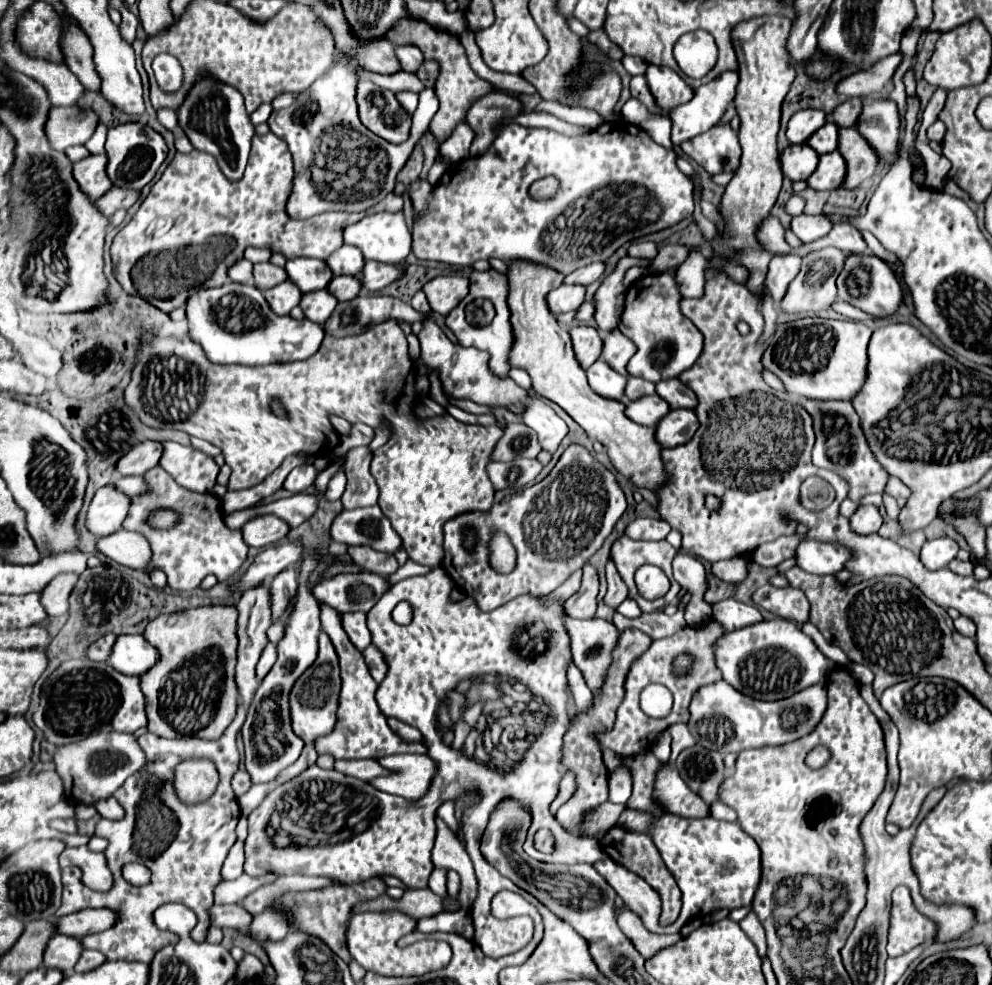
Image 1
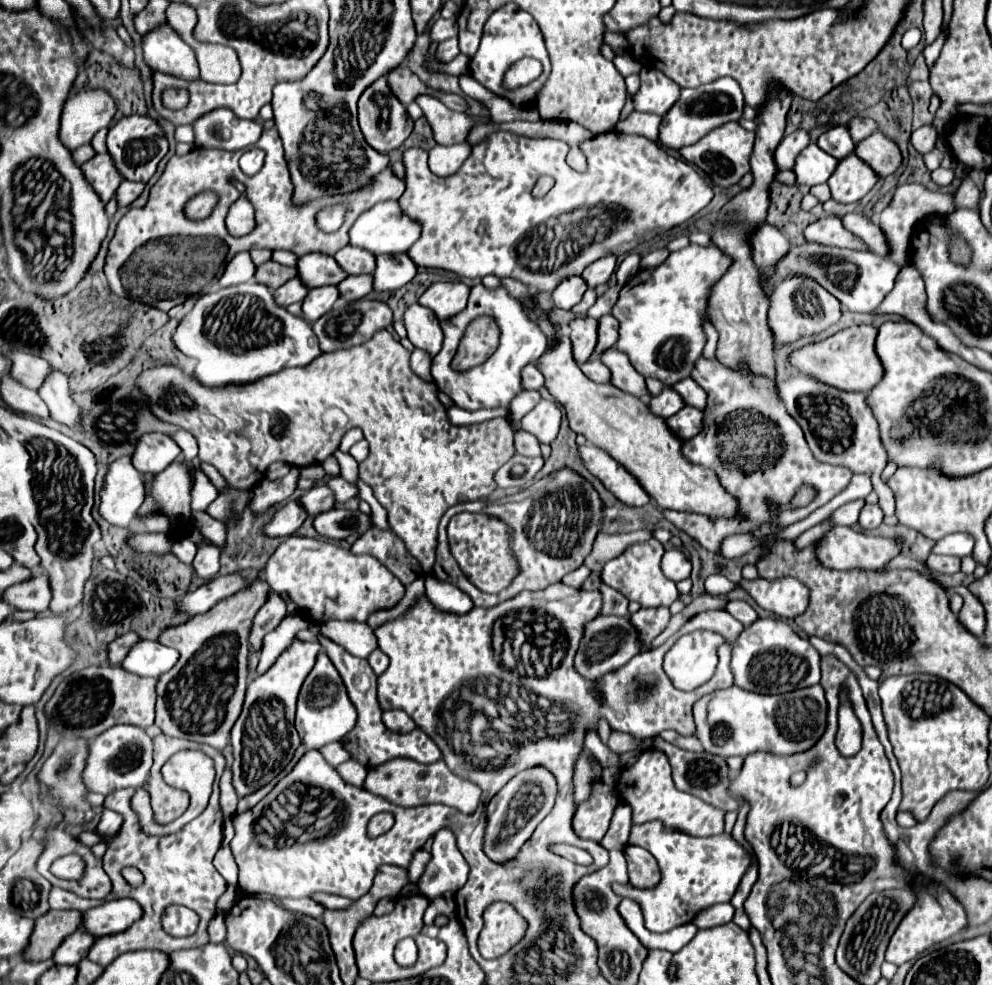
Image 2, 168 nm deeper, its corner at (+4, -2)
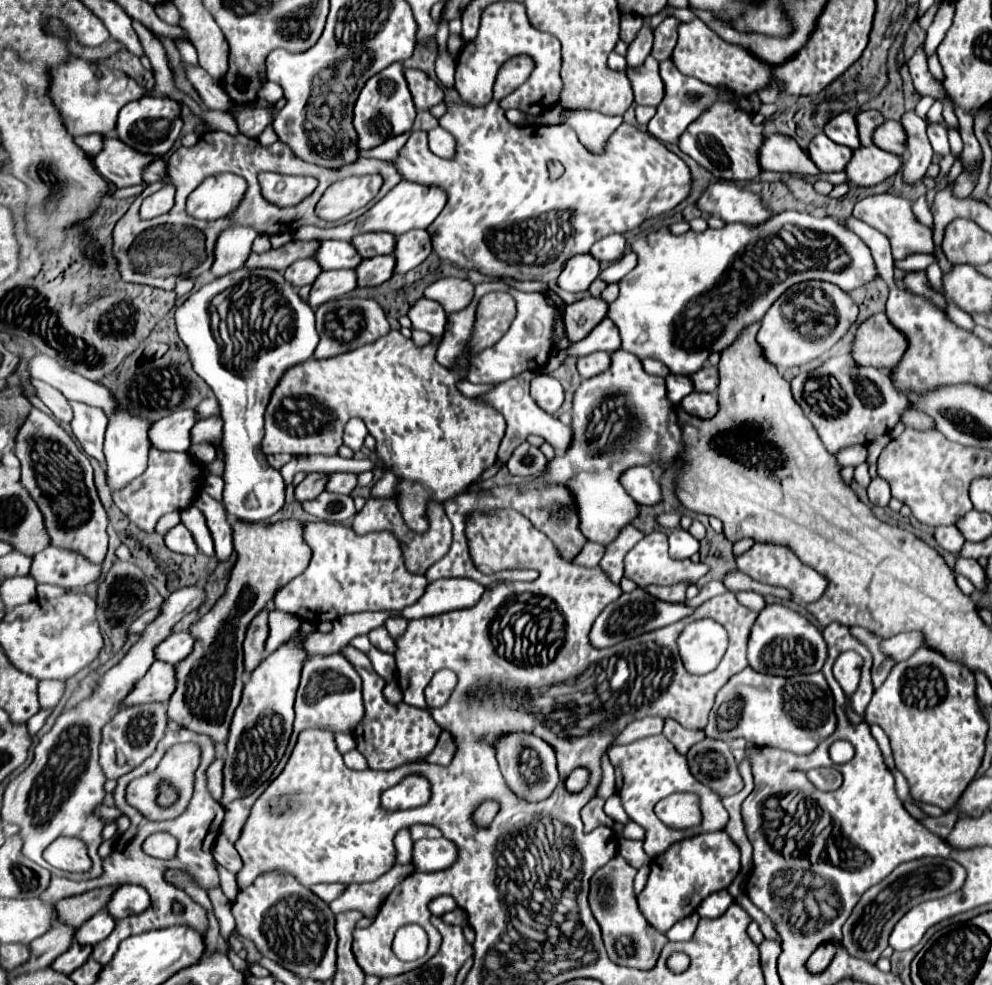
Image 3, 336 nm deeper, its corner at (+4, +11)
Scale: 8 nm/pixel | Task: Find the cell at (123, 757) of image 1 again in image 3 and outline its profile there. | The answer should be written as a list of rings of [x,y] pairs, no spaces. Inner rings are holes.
[[[144,703],[136,707],[120,709],[106,727],[102,727],[102,743],[100,743],[100,767],[106,779],[118,779],[124,773],[138,767],[146,757],[150,757],[156,749],[156,743],[162,739],[166,731],[166,705],[164,703]]]

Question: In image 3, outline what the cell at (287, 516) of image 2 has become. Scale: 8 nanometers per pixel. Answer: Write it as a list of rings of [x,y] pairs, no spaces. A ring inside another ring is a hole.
[[[308,473],[306,479],[296,485],[296,501],[298,503],[304,503],[304,501],[310,501],[314,497],[318,497],[322,491],[324,491],[324,485],[326,485],[326,475],[322,473]]]

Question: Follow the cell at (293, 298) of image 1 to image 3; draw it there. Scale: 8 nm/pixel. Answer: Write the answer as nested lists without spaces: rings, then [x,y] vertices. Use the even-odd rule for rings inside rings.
[[[308,257],[308,259],[300,259],[300,261],[292,263],[292,265],[284,271],[284,277],[286,277],[286,281],[288,281],[290,285],[294,285],[294,287],[304,287],[304,285],[312,285],[320,271],[322,271],[320,265],[314,263],[312,257]]]

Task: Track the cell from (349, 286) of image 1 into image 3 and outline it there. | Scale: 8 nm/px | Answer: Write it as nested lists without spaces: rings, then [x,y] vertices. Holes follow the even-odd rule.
[[[380,255],[362,259],[362,263],[354,269],[358,275],[358,287],[374,287],[392,277],[394,269],[394,257],[392,255]]]

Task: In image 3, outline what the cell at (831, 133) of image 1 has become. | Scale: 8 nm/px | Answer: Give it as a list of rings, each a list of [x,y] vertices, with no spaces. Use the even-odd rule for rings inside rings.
[[[840,113],[840,115],[832,117],[826,123],[824,133],[838,145],[846,145],[850,149],[860,147],[860,139],[858,139],[858,131],[856,131],[856,119],[852,113]]]

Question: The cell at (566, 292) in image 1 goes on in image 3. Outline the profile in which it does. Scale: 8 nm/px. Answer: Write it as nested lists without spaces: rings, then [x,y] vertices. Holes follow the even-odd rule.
[[[574,255],[568,259],[564,271],[558,277],[558,287],[570,293],[586,291],[588,285],[598,277],[600,265],[592,255]]]

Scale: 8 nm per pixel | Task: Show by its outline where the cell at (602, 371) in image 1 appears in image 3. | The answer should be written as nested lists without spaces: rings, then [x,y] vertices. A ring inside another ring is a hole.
[[[594,351],[594,353],[578,359],[578,373],[586,379],[606,371],[608,367],[610,367],[610,355],[604,351]]]

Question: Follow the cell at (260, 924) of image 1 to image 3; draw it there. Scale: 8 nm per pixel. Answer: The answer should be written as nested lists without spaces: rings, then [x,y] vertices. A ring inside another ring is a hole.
[[[322,883],[322,885],[314,885],[314,887],[310,887],[310,889],[312,889],[314,895],[318,895],[324,903],[330,903],[330,901],[334,901],[334,899],[344,891],[344,887],[346,887],[346,885],[340,885],[340,883],[332,883],[332,885]]]

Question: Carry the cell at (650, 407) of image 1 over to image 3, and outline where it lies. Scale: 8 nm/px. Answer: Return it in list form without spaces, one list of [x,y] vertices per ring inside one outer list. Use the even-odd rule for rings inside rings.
[[[672,373],[666,377],[666,389],[668,389],[668,395],[666,395],[666,397],[668,397],[674,405],[680,405],[680,399],[694,391],[692,381],[688,383],[688,377],[686,377],[686,375],[672,375]]]

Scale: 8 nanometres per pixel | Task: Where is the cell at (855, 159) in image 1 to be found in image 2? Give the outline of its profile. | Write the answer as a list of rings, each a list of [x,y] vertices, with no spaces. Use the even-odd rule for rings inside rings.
[[[874,132],[874,136],[868,136],[866,140],[862,140],[862,144],[856,144],[854,154],[866,160],[866,164],[870,164],[882,178],[894,174],[902,164],[898,144],[882,132]]]

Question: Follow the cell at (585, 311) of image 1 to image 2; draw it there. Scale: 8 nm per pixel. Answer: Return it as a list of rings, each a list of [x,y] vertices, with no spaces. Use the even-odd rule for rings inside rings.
[[[612,286],[612,288],[608,288],[602,296],[598,296],[596,304],[588,310],[588,316],[598,320],[598,318],[610,314],[612,308],[614,308],[614,304],[616,304],[616,300],[618,300],[618,292],[620,292],[620,286]]]

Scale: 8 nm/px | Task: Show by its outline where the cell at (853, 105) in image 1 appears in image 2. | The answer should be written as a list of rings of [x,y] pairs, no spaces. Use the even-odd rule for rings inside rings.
[[[856,116],[856,118],[848,124],[848,128],[850,128],[850,134],[854,136],[854,142],[858,144],[858,142],[862,142],[866,136],[870,136],[872,132],[876,132],[876,130],[878,130],[878,124],[876,124],[874,120],[870,120],[870,118],[860,118],[860,116]]]

